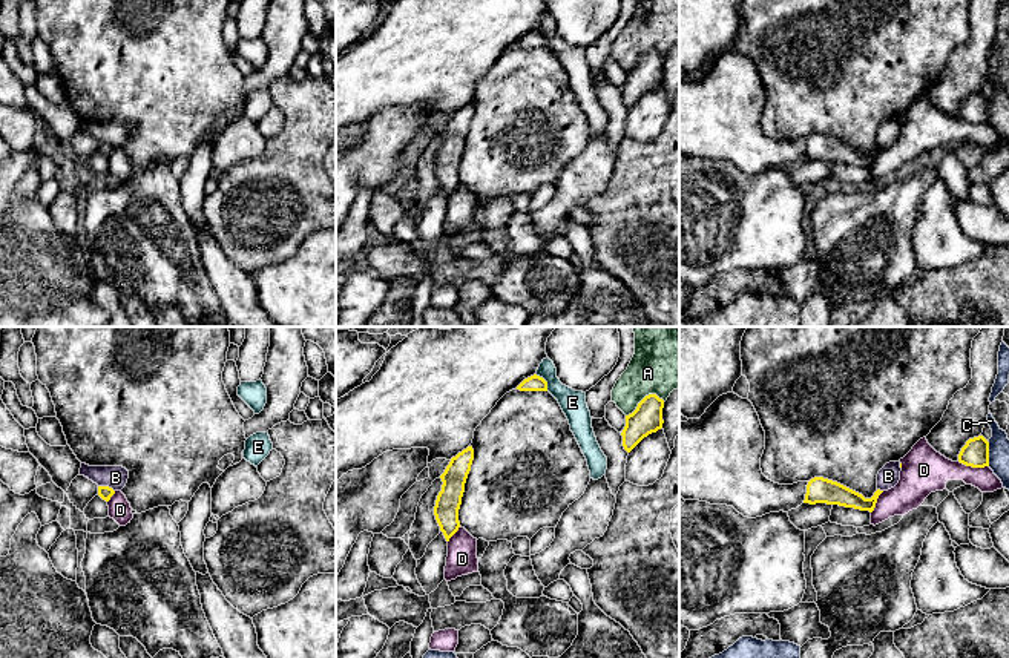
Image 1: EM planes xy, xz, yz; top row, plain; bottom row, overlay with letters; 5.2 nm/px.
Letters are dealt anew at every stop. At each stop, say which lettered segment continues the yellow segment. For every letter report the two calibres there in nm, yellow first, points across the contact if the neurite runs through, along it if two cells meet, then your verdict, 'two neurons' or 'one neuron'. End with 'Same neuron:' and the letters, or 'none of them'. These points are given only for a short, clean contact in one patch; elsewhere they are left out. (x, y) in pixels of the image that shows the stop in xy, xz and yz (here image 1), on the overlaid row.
A: 160 nm thick on the yellow side, 360 nm on the other; two neurons
B: 70 nm thick on the yellow side, 120 nm on the other; border along xy (98, 485), (108, 485), (114, 491); two neurons
C: 140 nm thick on the yellow side, 110 nm on the other; border along yz (986, 440), (989, 465); two neurons
D: 140 nm thick on the yellow side, 220 nm on the other; two neurons
E: 80 nm thick on the yellow side, 130 nm on the other; two neurons
Same neuron: none of them

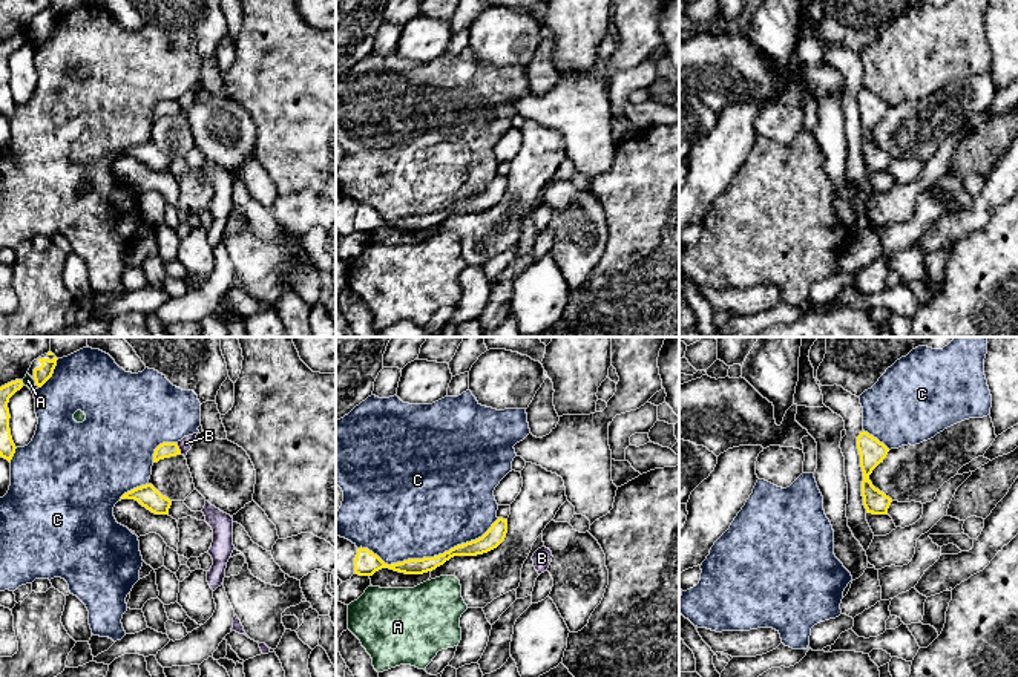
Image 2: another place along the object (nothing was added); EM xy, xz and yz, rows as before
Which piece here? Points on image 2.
A: 90 nm thick on the yellow side, 60 nm on the other; border along xy (32, 379), (36, 383); two neurons
B: 80 nm thick on the yellow side, 70 nm on the other; border along xy (175, 443), (181, 454); two neurons
C: 80 nm thick on the yellow side, 480 nm on the other; two neurons
Same neuron: none of them

